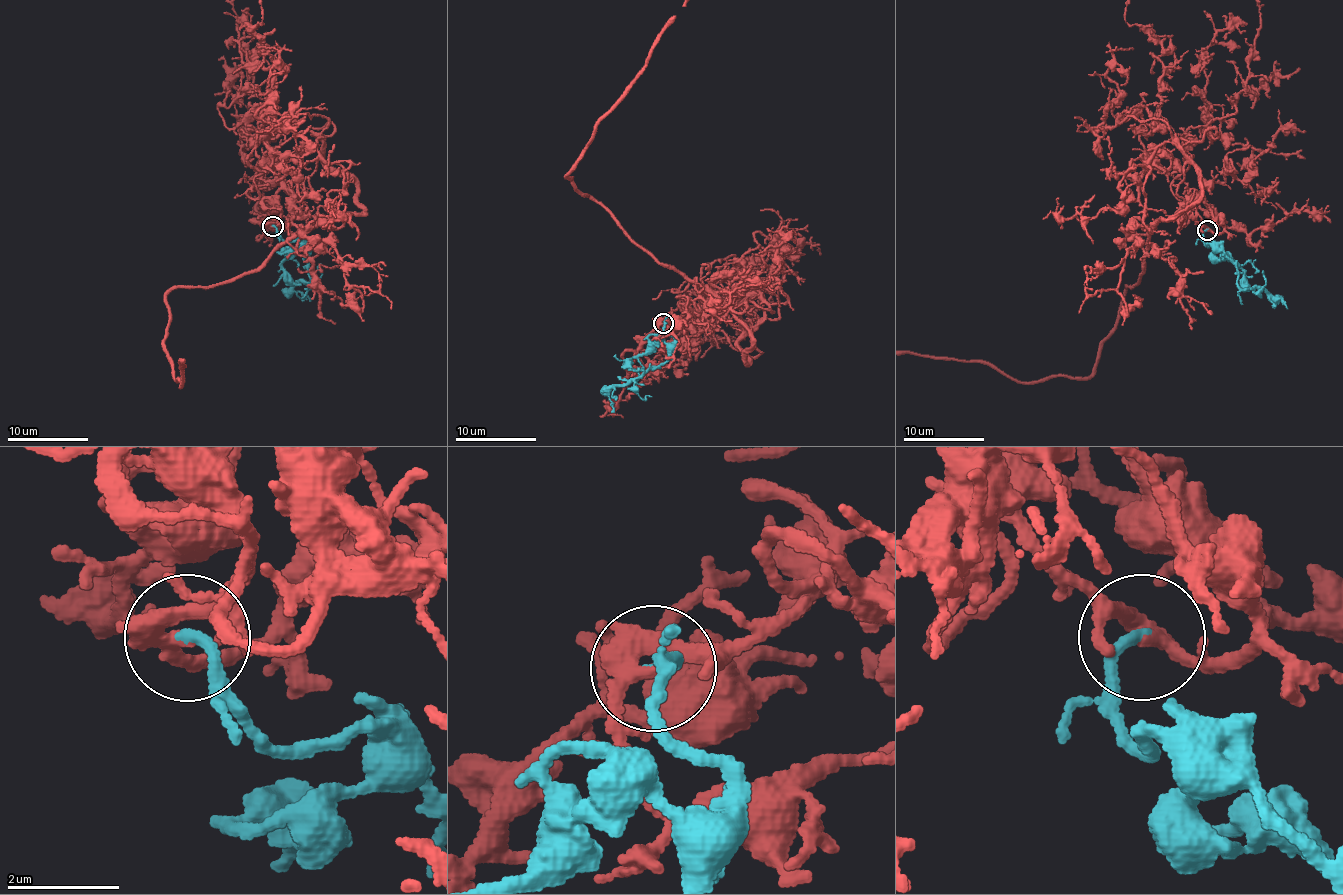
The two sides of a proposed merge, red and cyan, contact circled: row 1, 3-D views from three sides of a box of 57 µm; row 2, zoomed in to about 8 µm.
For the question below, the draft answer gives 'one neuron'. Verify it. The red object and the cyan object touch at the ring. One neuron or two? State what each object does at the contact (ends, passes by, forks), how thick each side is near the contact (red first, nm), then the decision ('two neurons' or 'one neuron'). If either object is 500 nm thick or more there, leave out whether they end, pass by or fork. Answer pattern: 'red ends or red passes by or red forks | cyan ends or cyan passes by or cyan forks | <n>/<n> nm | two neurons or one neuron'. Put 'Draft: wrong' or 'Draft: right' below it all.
red passes by | cyan ends | 320/200 nm | one neuron
Draft: right

